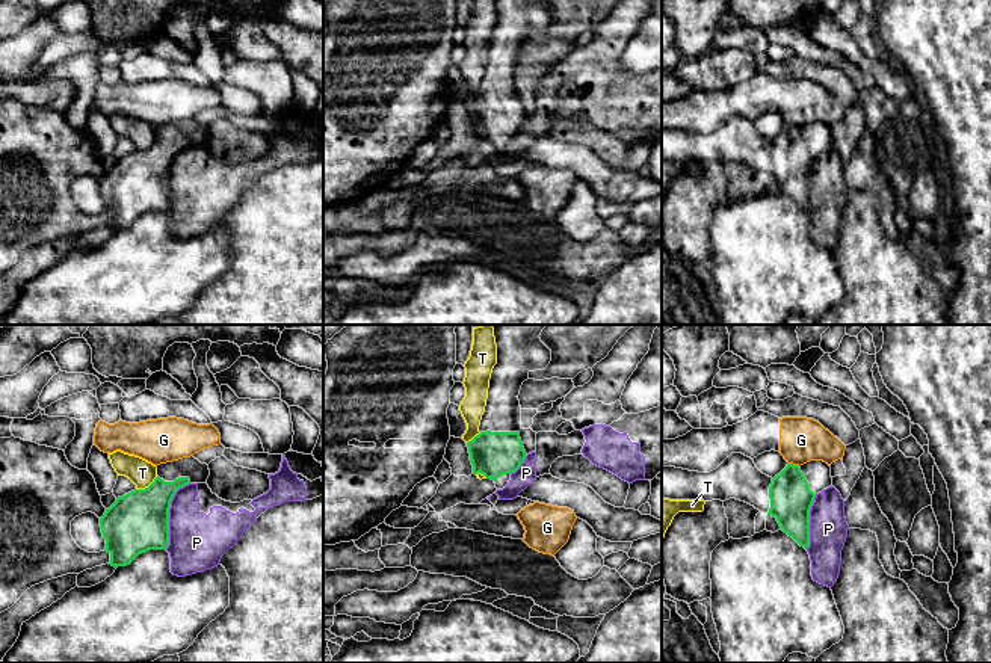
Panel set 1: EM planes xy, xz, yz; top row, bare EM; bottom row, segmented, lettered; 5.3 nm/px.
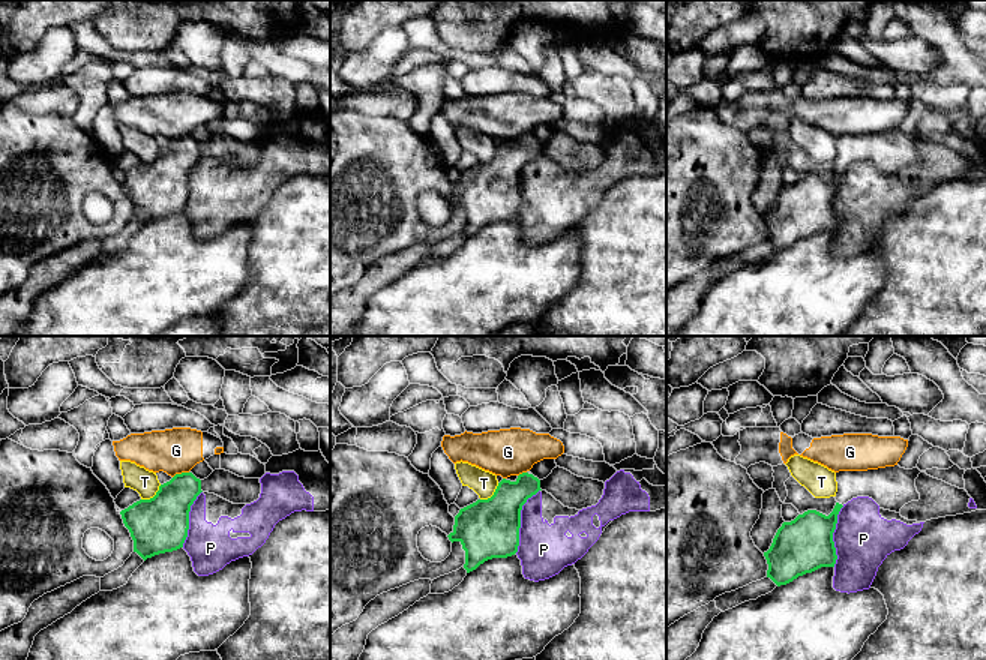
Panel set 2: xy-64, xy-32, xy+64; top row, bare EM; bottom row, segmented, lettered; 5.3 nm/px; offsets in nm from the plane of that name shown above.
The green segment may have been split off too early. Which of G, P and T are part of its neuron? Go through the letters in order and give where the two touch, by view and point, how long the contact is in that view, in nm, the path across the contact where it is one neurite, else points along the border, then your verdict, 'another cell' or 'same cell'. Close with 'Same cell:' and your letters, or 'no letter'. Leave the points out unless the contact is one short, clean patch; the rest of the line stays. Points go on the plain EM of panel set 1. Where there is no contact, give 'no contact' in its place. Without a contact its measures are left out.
G: meets green in yz at (795, 127); contact 70 nm long; border along yz (789, 124), (799, 129); another cell
P: meets green in xy at (168, 175); contact 380 nm long; another cell
T: meets green in xy at (148, 148); contact 140 nm long; border along xy (157, 138), (147, 148), (136, 151); another cell
Same cell: no letter

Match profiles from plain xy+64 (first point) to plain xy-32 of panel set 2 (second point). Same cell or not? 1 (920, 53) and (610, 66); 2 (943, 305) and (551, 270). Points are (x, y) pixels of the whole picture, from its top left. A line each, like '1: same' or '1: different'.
1: same
2: different

